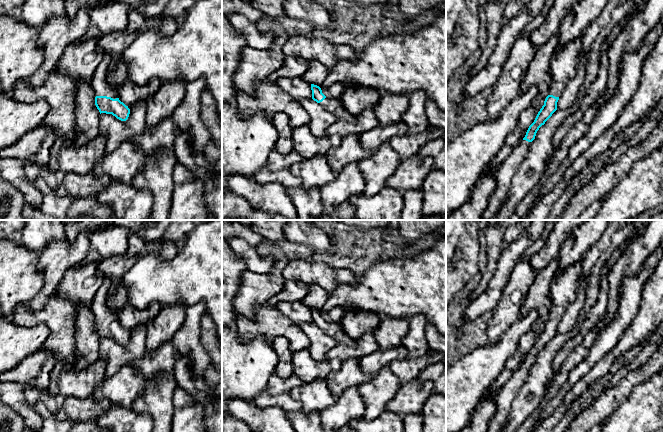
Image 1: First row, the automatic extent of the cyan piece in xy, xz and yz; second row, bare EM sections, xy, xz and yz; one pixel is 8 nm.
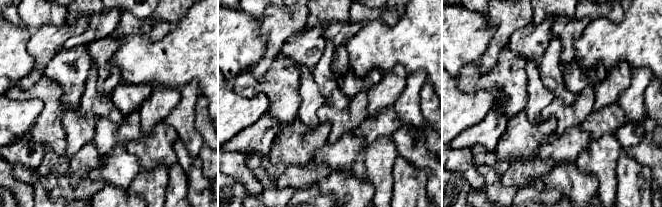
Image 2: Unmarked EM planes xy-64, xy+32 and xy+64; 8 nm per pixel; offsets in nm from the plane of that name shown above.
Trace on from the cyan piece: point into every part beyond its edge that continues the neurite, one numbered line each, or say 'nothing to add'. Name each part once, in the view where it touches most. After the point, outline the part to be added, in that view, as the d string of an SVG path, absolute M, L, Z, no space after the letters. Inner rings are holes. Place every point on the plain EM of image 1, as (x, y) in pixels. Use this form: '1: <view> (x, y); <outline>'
1: xy (99, 307); M106 278L103 280L103 283L97 290L90 306L96 320L107 320L116 323L118 322L117 313L111 311L107 305L110 284L110 279Z
2: yz (504, 398); M522 364L496 394L496 412L488 422L487 432L500 432L508 417L512 402L527 380L530 369L531 366Z

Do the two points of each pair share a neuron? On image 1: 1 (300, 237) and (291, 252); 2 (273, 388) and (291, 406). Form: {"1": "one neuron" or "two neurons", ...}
{"1": "two neurons", "2": "two neurons"}

